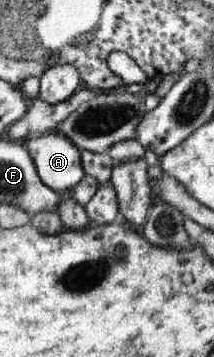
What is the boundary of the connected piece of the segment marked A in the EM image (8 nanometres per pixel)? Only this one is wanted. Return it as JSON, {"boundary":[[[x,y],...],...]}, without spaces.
{"boundary":[[[44,133],[21,140],[30,155],[39,180],[56,193],[74,187],[82,175],[79,149],[58,133]]]}

